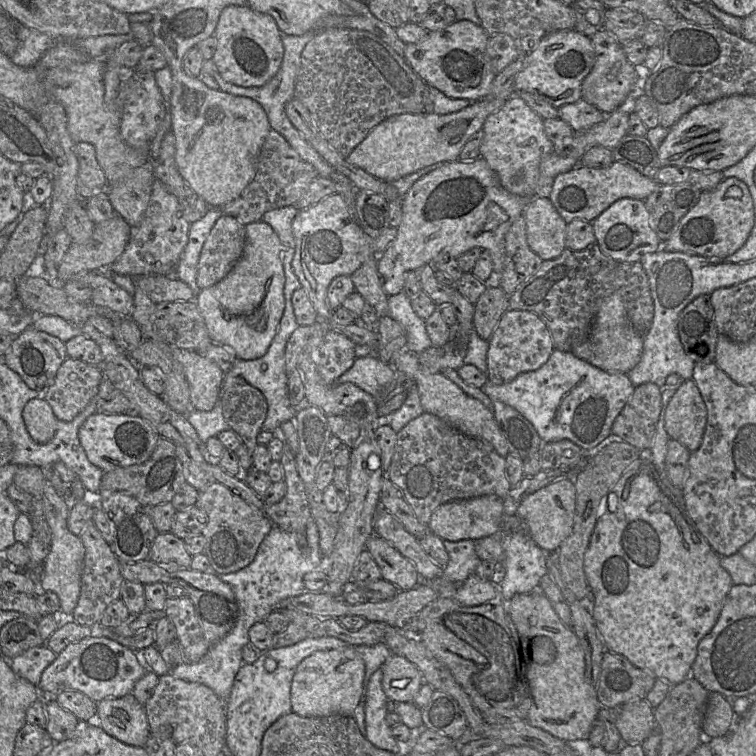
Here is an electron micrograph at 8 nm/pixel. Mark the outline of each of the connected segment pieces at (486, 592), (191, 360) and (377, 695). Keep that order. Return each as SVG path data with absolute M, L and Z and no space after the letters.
M473 573L457 589L453 598L462 606L473 607L485 604L501 595L499 585L495 585L490 579L483 579Z
M171 346L171 350L183 366L192 408L200 411L212 410L220 399L224 372L216 363L198 352L176 346Z
M382 669L376 670L368 681L364 714L366 735L364 736L372 745L379 749L398 755L405 748L392 736L391 728L386 722L388 698L382 688Z

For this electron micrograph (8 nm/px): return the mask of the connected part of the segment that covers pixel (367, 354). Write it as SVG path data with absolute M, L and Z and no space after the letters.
M367 345L355 346L355 360L350 369L341 375L333 384L352 383L361 390L375 397L386 385L397 379L397 372L390 364L382 362L375 354L375 348Z

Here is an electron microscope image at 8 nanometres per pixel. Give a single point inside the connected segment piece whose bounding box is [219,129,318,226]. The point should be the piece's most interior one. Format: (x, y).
(282, 177)

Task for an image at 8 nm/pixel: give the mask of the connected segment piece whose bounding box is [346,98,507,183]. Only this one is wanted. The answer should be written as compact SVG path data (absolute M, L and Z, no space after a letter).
M484 98L451 114L394 115L375 126L346 160L387 183L436 163L456 161L467 141L482 129L487 117L498 111L506 101L507 99Z

